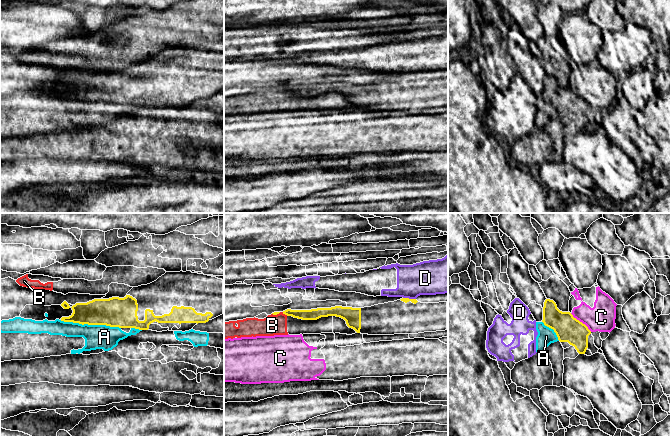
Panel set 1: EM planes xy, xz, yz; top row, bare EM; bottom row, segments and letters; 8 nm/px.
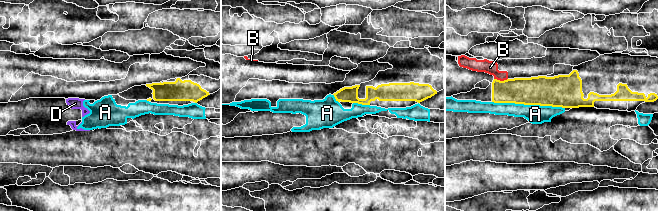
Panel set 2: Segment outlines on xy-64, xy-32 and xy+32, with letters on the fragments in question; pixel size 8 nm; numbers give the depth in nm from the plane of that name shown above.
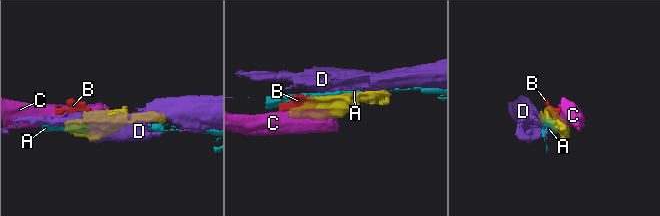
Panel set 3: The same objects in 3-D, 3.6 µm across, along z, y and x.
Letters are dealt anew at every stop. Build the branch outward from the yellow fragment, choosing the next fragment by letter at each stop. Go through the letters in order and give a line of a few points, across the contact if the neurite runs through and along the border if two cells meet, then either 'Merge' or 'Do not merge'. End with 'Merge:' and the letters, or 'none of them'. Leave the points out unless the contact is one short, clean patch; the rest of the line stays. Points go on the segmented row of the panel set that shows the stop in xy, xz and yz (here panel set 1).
A: Do not merge
B: Line: xz (282, 312), (287, 315). Do not merge
C: Do not merge
D: Line: xz (403, 297), (415, 299). Do not merge
Merge: none of them

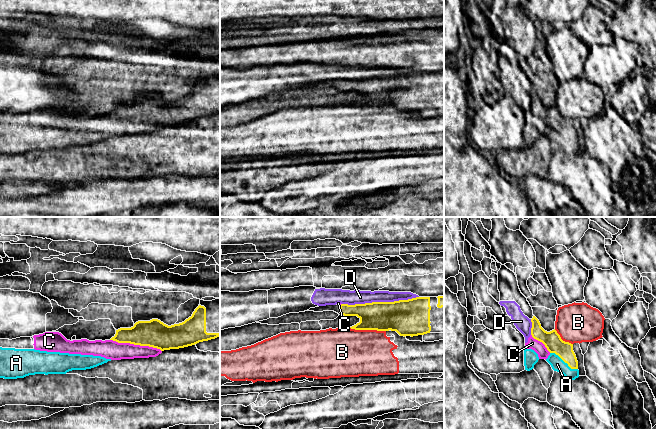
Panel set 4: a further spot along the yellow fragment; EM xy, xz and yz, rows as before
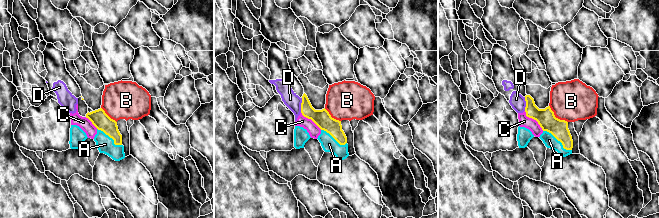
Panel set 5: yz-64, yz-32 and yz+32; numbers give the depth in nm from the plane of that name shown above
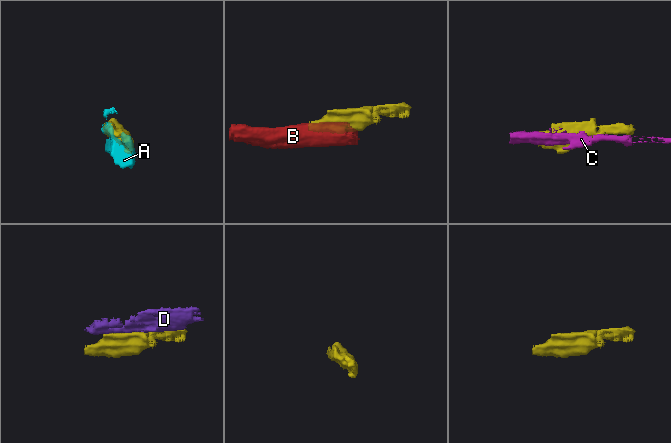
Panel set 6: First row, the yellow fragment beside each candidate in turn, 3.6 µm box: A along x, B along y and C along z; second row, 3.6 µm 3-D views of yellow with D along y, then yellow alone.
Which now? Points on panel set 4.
A: Merge
B: Do not merge
C: Do not merge
D: Do not merge
Merge: A

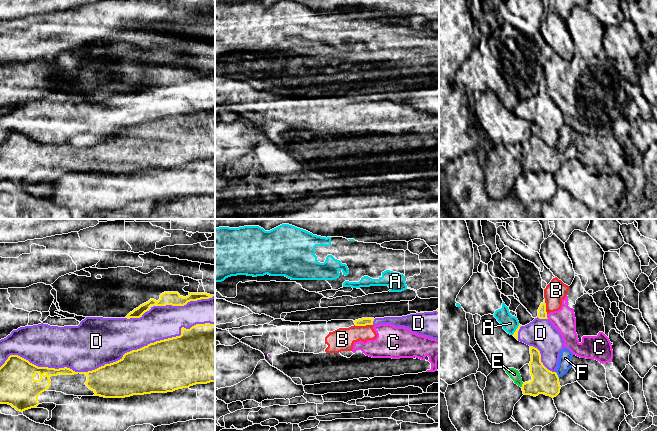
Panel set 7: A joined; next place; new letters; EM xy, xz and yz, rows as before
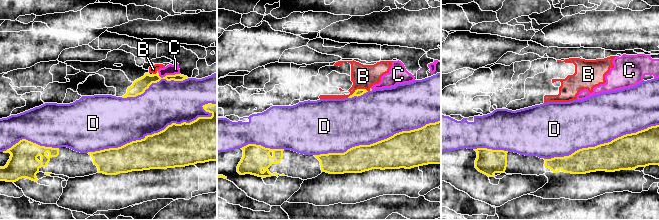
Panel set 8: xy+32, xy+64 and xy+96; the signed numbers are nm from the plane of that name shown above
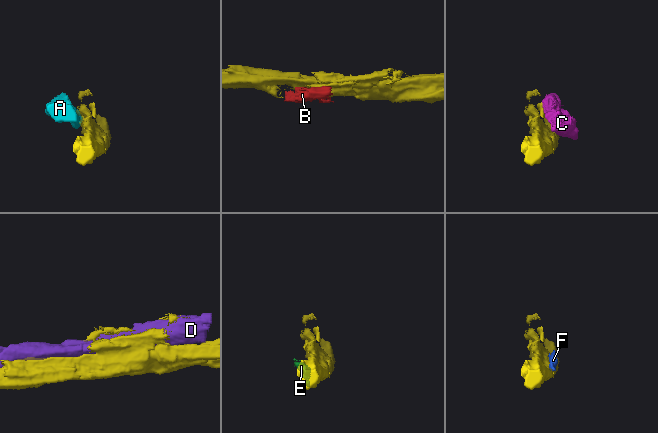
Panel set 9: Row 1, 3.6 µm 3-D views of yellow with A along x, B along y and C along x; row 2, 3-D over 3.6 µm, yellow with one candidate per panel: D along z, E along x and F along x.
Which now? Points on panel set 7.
A: Line: yz (519, 324), (512, 334). Do not merge
B: Line: xz (372, 324), (354, 325). Do not merge
C: Line: yz (546, 314), (548, 318). Do not merge
D: Do not merge
E: Do not merge
F: Line: yz (555, 372), (558, 377). Do not merge
Merge: none of them

